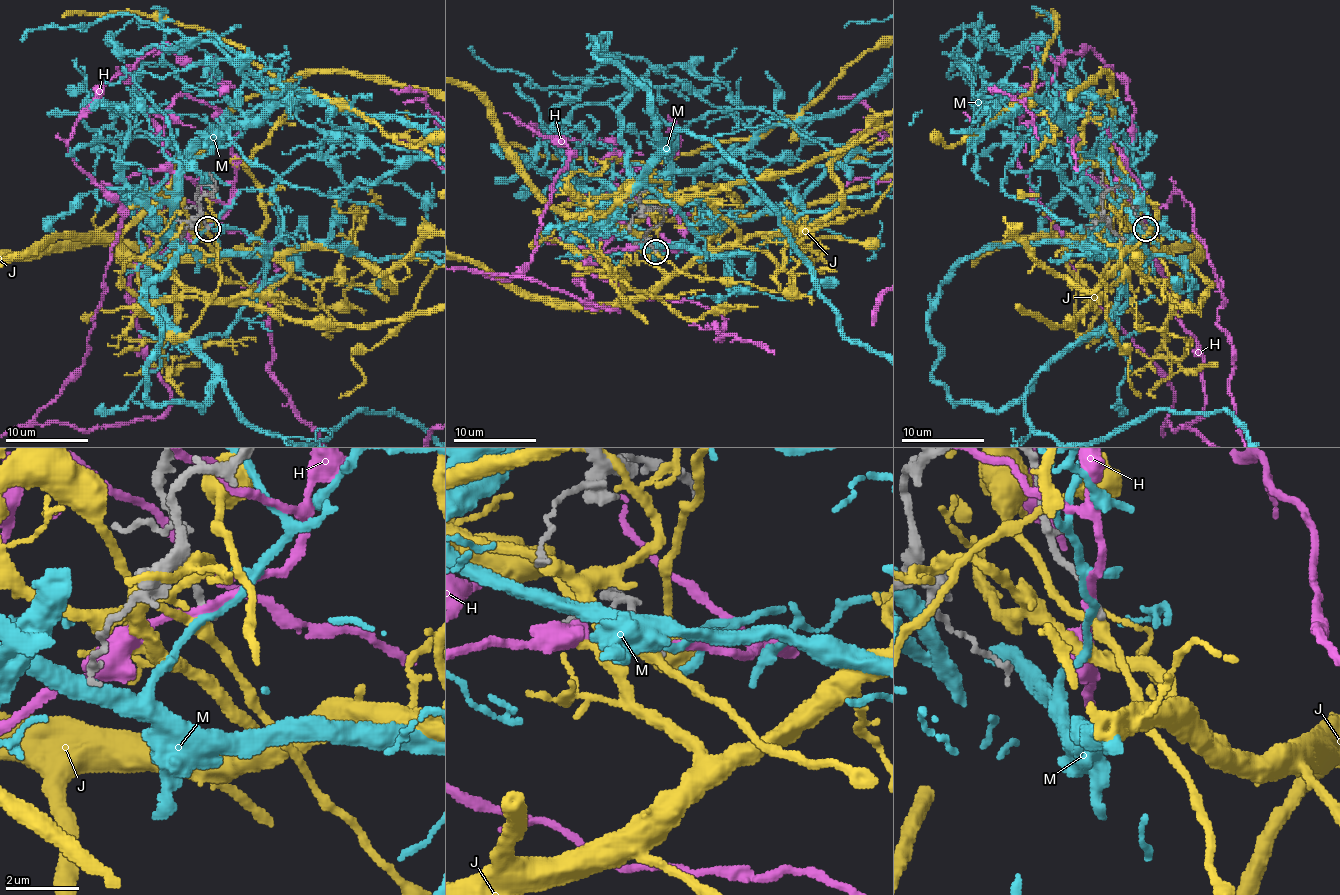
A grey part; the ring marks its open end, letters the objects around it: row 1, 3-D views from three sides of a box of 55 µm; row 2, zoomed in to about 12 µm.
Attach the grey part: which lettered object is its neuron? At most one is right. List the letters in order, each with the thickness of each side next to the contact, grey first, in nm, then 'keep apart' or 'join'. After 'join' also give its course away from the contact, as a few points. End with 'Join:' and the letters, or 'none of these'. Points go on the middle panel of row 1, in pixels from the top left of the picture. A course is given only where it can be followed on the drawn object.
H: 220/240 nm | keep apart
J: 190/280 nm | keep apart
M: 200/200 nm | keep apart
Join: none of these

